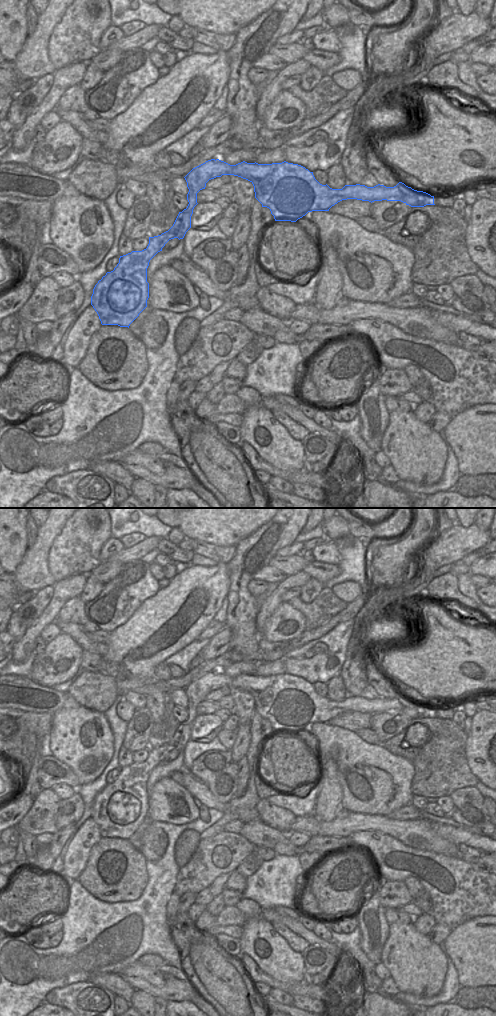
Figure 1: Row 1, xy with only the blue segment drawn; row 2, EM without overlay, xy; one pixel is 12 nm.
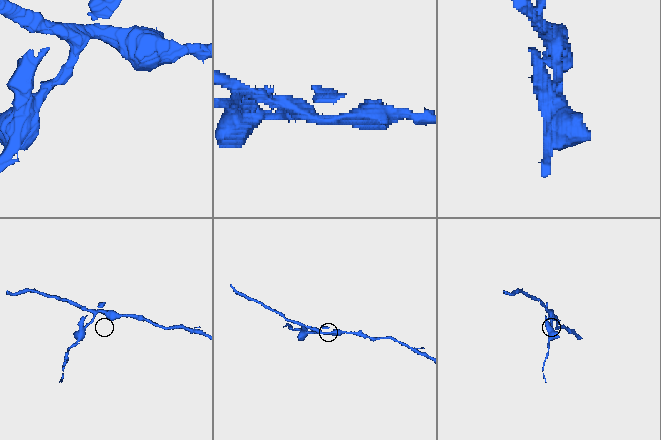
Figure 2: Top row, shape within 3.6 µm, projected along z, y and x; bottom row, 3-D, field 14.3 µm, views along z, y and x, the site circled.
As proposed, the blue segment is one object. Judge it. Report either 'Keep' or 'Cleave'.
Cleave.

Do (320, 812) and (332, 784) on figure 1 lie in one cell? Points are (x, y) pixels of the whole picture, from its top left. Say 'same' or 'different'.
same

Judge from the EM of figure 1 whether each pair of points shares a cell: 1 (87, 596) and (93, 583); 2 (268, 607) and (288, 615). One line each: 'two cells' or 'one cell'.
1: one cell
2: two cells

